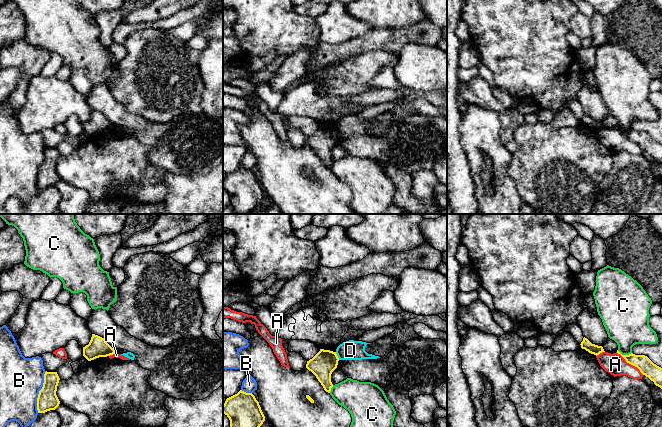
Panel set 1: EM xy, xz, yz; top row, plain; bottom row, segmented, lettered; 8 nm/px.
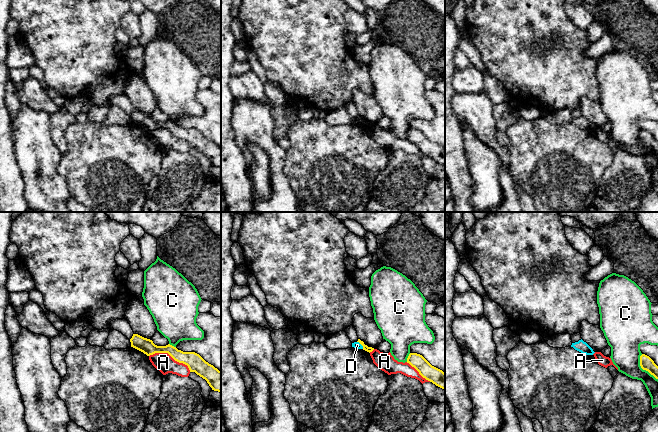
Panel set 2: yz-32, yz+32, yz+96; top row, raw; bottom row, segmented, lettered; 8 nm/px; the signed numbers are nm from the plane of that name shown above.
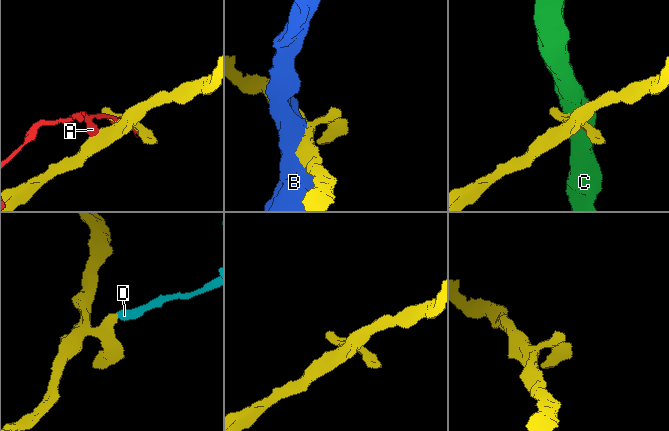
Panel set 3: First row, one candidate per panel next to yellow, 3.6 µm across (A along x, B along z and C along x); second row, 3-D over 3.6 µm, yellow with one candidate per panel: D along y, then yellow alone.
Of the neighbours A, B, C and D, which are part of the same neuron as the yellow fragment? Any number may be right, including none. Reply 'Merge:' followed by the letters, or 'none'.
Merge: none

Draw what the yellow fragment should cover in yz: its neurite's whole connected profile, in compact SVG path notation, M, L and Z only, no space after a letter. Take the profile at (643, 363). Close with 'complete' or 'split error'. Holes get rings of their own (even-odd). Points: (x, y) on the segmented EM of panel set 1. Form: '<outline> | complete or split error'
M618 350L617 353L620 354L627 363L637 367L640 372L648 377L654 384L662 389L662 368L654 364L645 355L635 355L633 353L629 355L622 355Z | complete

